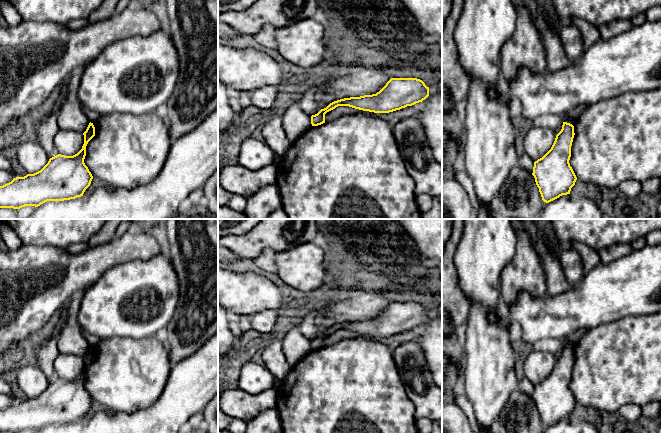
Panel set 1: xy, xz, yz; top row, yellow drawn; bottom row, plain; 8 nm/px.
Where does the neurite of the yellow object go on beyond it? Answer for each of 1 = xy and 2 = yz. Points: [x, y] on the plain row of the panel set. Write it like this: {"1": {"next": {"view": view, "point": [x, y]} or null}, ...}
{"1": {"next": null}, "2": {"next": null}}

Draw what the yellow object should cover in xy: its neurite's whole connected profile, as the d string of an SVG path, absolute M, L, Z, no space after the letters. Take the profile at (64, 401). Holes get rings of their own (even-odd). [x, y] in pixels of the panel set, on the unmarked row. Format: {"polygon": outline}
{"polygon": "M89 347L83 359L84 368L77 378L73 380L58 378L50 382L40 395L34 398L27 398L24 401L16 401L11 406L0 410L0 432L38 431L47 425L64 425L83 420L93 403L91 396L84 387L86 370L95 360L93 347Z"}

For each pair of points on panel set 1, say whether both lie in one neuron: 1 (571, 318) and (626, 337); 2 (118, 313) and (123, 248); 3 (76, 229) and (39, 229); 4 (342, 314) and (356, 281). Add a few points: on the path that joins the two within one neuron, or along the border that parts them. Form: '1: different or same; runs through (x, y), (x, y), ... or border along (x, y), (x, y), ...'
1: different; border along (619, 320), (603, 323), (588, 330)
2: different; border along (145, 260), (125, 261), (110, 267), (101, 274)
3: same; runs through (67, 229), (48, 229)
4: different; border along (369, 287), (351, 292), (339, 299)

